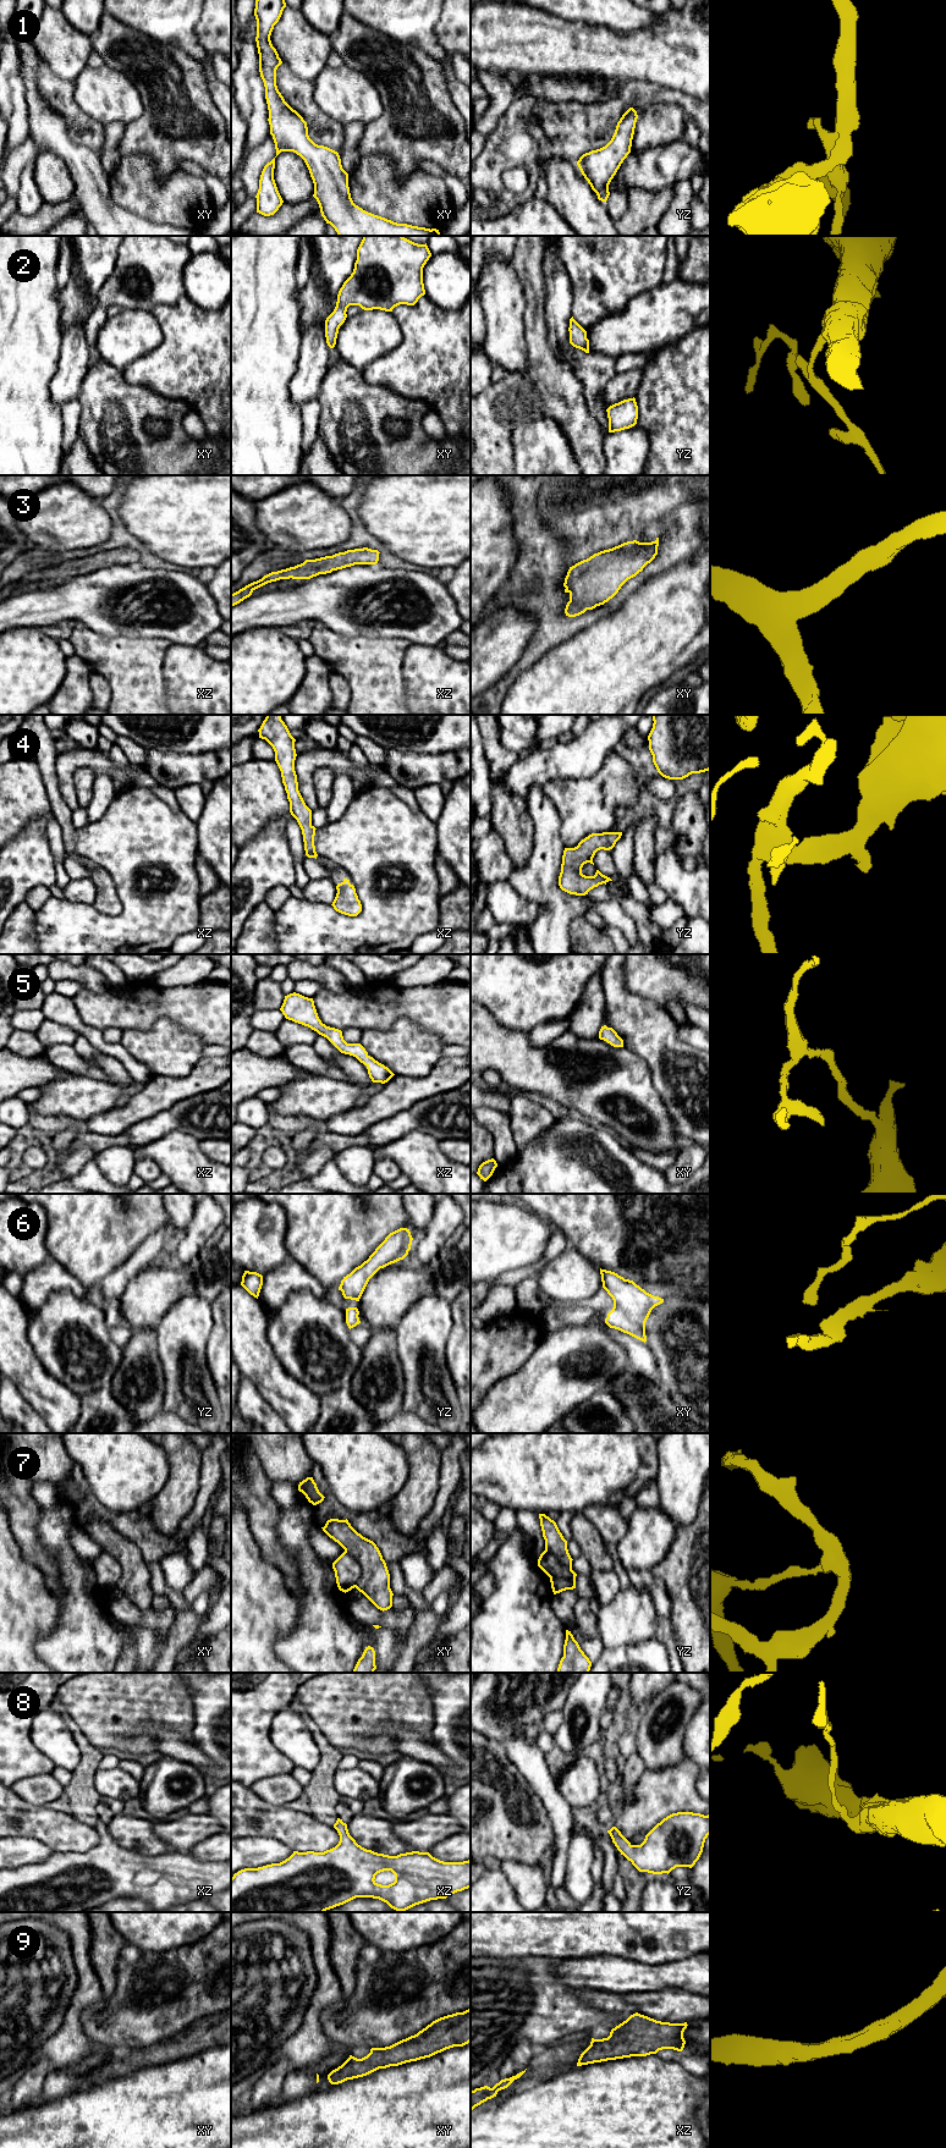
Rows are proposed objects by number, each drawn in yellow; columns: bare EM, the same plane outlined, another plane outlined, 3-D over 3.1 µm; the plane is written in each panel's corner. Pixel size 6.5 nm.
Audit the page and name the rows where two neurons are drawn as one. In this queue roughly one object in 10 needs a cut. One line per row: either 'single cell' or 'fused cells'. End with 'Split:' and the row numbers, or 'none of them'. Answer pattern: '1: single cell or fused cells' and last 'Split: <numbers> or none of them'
1: single cell
2: single cell
3: single cell
4: single cell
5: single cell
6: single cell
7: fused cells
8: single cell
9: single cell
Split: 7

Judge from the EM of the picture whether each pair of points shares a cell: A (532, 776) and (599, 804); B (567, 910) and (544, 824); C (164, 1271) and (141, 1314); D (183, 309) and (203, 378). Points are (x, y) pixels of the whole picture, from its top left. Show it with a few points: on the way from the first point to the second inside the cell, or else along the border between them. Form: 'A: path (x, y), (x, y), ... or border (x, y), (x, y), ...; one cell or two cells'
A: border (575, 777), (550, 778), (543, 786); two cells
B: path (546, 888), (546, 846); one cell
C: path (163, 1282), (144, 1303); one cell
D: path (185, 326), (202, 351), (203, 361); one cell

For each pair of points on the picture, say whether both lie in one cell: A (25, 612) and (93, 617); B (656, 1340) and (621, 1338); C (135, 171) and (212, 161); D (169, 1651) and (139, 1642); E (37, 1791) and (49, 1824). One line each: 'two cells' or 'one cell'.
A: one cell
B: two cells
C: two cells
D: two cells
E: two cells

